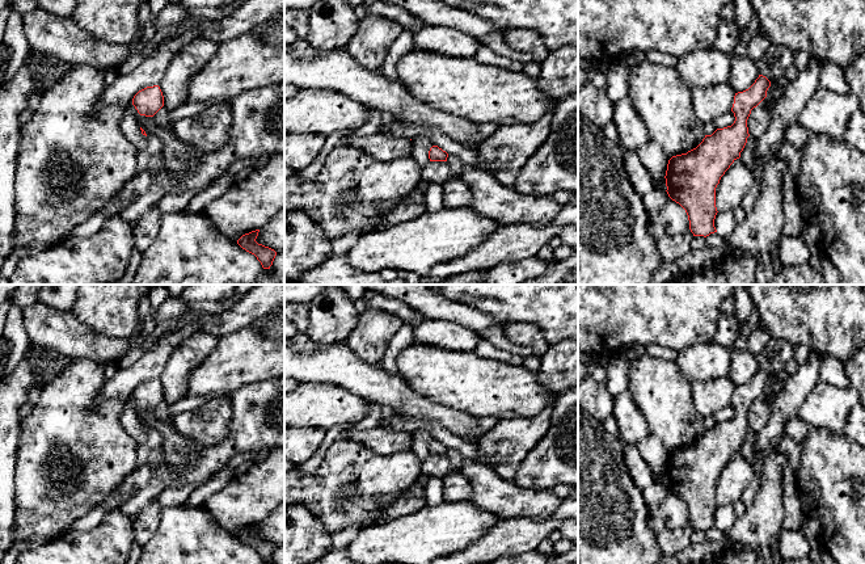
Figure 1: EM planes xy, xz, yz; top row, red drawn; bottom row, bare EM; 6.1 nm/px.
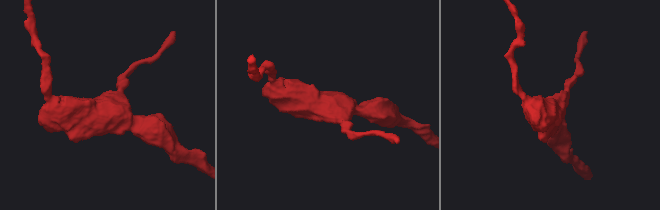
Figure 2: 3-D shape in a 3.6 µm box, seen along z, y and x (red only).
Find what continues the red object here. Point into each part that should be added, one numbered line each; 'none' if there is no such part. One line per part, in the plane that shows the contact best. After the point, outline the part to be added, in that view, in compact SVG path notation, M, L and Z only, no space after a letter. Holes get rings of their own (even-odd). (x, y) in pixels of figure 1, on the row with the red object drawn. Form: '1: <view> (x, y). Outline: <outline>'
none

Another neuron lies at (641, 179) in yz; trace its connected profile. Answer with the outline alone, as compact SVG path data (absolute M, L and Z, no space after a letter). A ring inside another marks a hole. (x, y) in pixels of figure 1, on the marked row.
M625 151L624 164L632 185L641 197L644 197L646 193L657 186L657 182L653 180L649 169L644 165L638 152Z

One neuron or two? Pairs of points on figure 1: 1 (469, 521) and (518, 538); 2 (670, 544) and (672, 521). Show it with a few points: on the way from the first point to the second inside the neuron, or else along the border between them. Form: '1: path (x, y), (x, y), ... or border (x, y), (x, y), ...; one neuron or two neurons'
1: border (503, 518), (488, 533), (465, 546); two neurons
2: border (688, 521), (678, 527), (666, 527); two neurons

